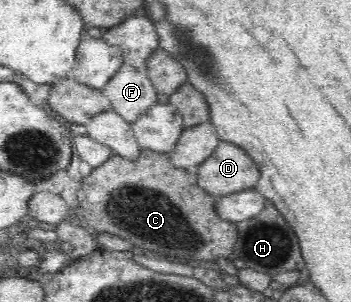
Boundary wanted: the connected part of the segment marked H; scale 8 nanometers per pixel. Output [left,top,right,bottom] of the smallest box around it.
[238,200,306,278]

